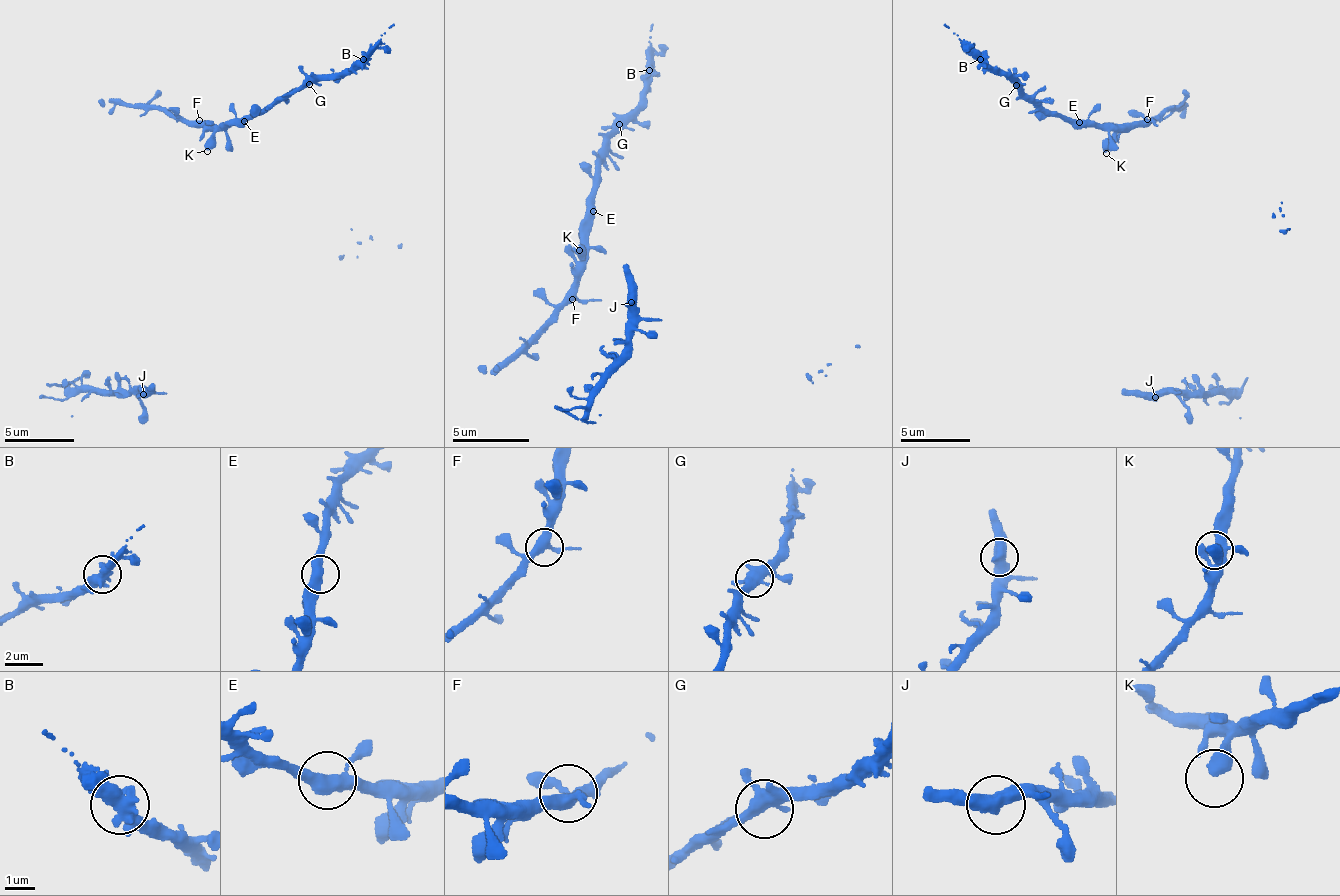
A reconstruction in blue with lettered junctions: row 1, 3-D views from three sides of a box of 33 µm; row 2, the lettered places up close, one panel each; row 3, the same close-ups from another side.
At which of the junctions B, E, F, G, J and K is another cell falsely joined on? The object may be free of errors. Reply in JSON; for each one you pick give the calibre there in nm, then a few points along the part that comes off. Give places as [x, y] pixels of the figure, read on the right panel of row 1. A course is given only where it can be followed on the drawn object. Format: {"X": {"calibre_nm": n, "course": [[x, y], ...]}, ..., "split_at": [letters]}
{"split_at": []}

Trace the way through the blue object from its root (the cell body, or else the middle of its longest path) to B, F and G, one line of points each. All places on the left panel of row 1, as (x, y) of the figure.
B: (207, 151), (207, 144), (220, 131), (238, 124), (278, 99), (287, 99), (314, 81), (343, 75), (364, 60)
F: (207, 151), (208, 141), (202, 135), (205, 129), (199, 120)
G: (207, 151), (207, 144), (220, 131), (238, 124), (278, 99), (287, 99), (309, 84)

